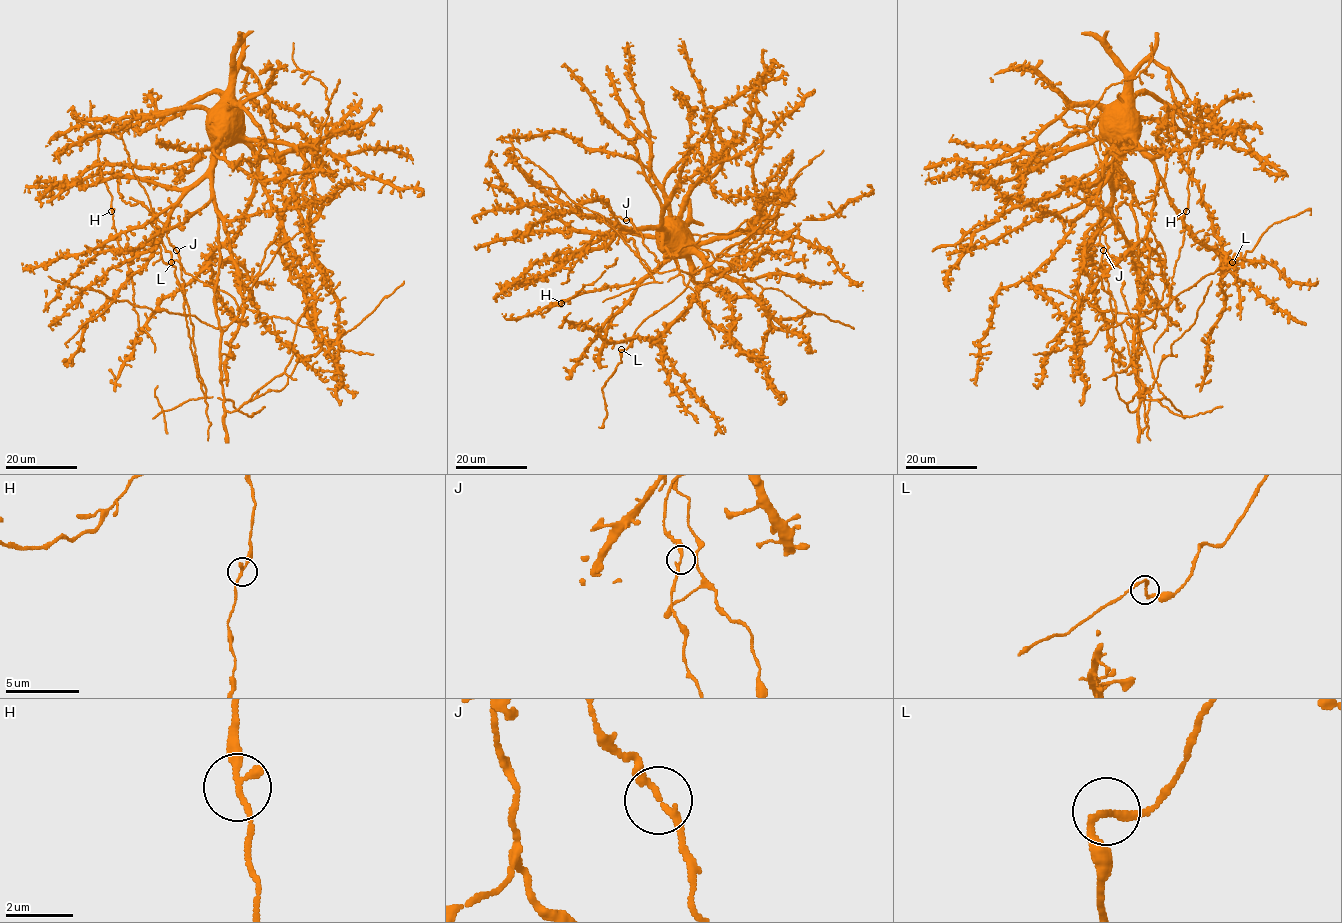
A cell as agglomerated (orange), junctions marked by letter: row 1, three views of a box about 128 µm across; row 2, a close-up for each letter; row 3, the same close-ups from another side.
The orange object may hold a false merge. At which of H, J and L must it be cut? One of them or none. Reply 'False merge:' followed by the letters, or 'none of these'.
False merge: none of these

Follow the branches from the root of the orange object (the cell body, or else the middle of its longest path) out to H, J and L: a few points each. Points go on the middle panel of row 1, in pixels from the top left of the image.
H: (673, 243), (673, 253), (637, 282), (581, 293), (550, 303), (546, 311), (549, 305), (562, 305), (562, 303)
J: (673, 243), (667, 243), (656, 230), (625, 229), (615, 217), (626, 220)
L: (673, 243), (676, 257), (695, 253), (710, 274), (730, 268), (714, 282), (691, 276), (621, 350)

